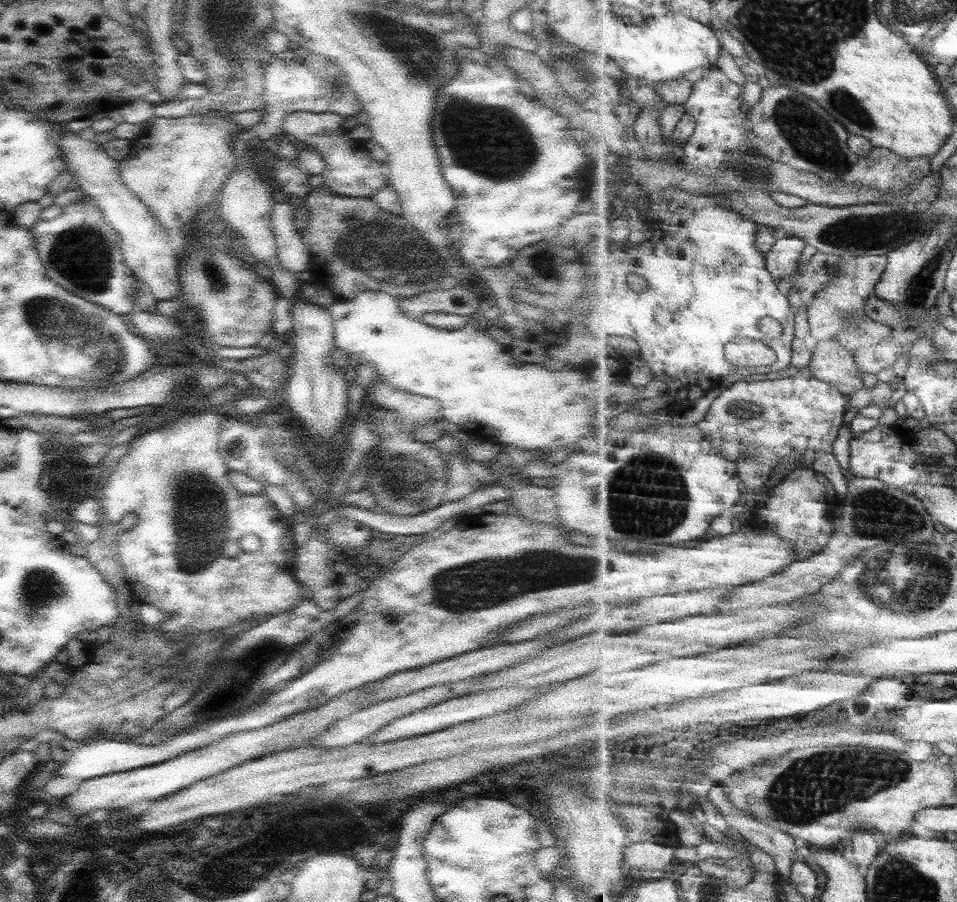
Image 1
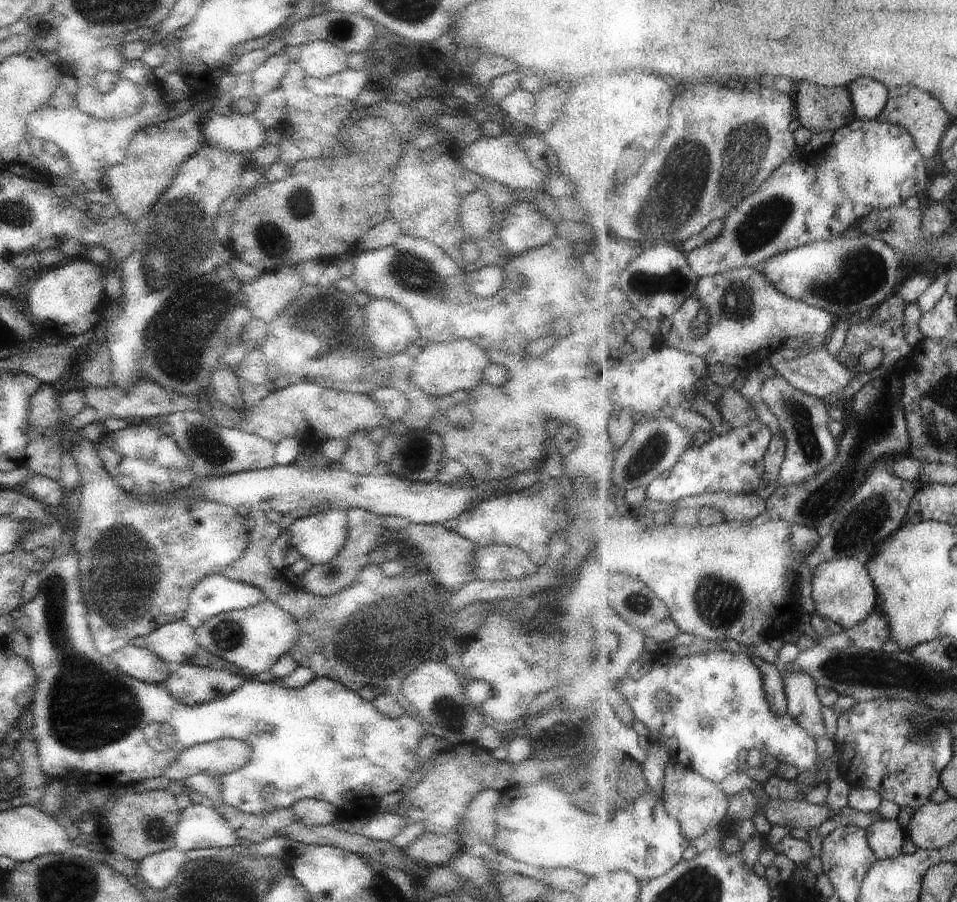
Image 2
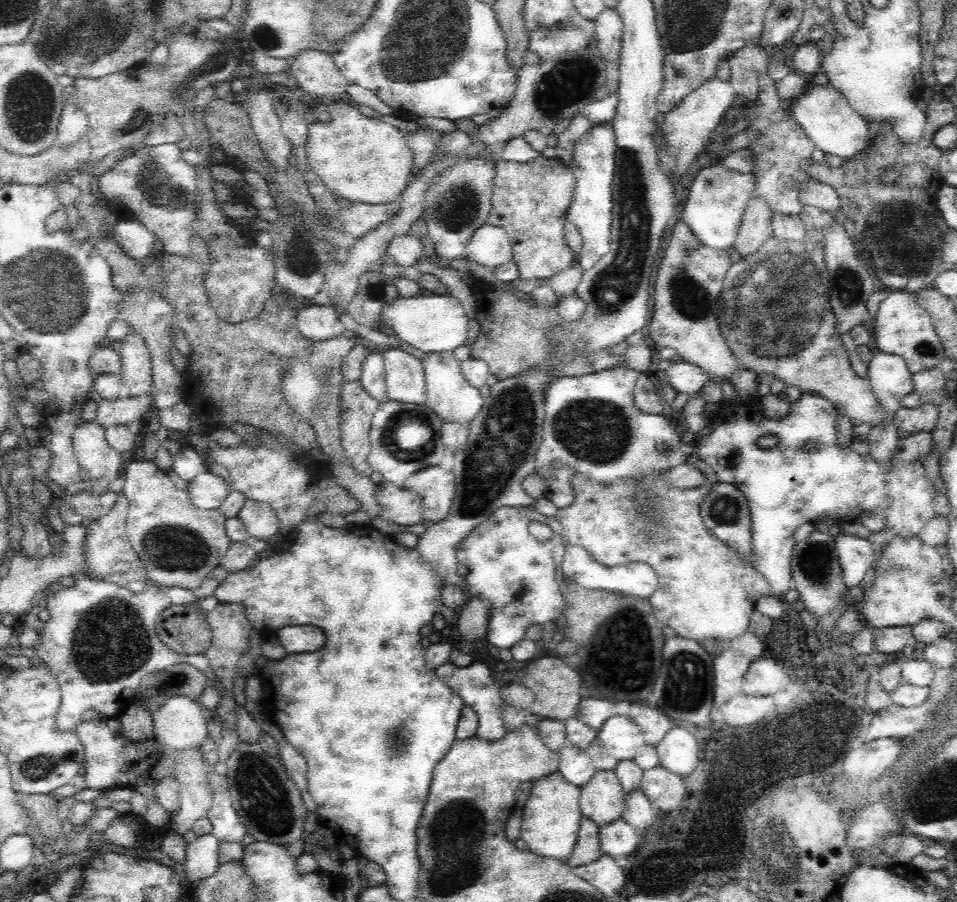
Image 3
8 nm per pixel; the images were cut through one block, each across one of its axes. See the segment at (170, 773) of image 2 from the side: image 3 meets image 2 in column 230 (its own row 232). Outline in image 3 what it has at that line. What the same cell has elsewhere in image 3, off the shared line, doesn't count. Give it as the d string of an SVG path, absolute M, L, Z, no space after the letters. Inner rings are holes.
M754 194L749 198L733 242L736 257L752 254L767 238L773 236L773 213L762 197Z

